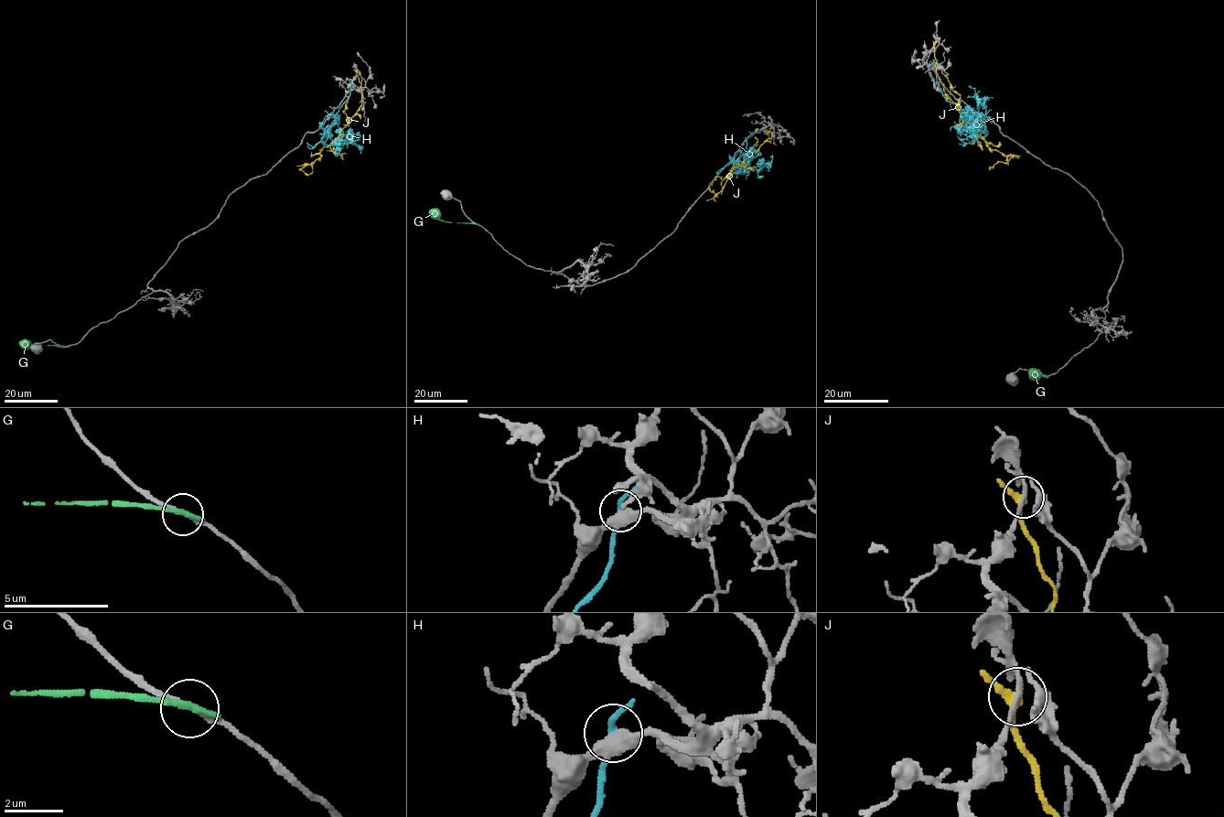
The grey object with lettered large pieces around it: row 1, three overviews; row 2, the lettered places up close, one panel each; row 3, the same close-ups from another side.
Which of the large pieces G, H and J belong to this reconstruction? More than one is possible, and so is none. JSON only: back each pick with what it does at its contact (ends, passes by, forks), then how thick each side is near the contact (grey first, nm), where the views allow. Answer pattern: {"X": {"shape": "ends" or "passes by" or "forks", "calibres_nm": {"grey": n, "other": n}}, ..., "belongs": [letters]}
{"belongs": []}

